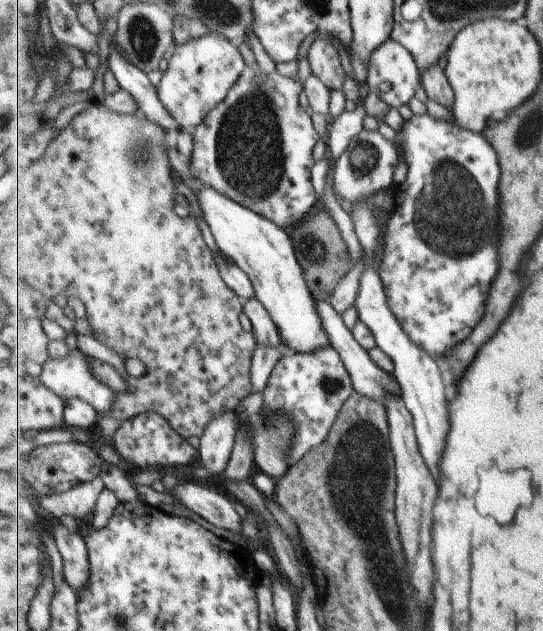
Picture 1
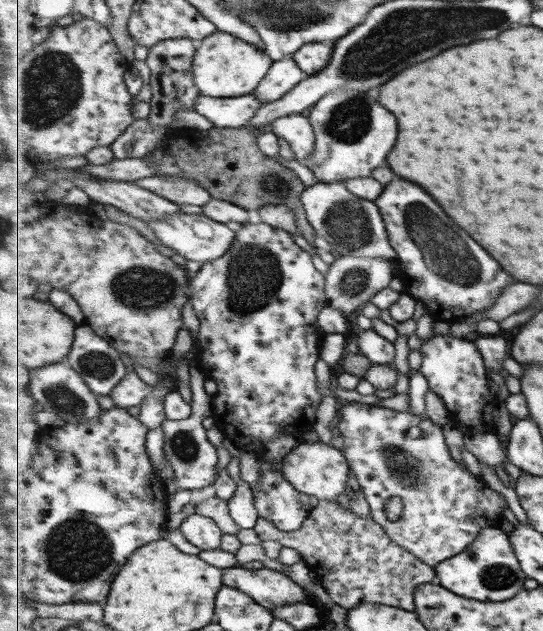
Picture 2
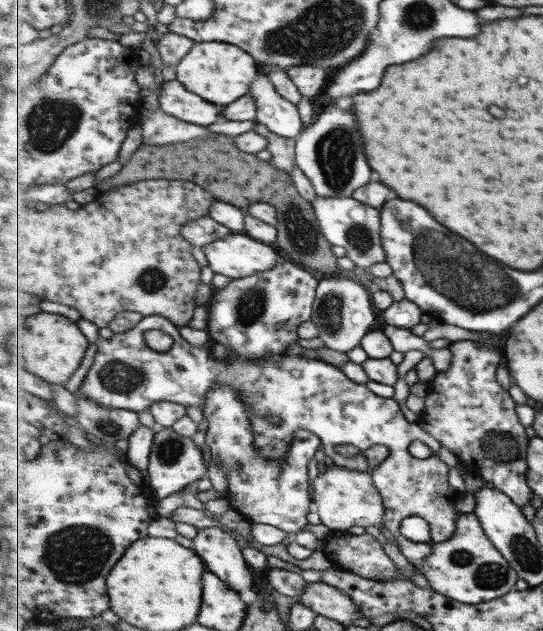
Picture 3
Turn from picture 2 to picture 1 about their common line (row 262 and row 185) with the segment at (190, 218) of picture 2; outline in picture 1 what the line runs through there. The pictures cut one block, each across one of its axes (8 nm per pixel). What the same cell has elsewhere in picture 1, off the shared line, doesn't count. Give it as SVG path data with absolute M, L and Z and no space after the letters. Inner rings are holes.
M201 183L200 192L195 196L200 200L219 250L249 275L256 297L269 311L290 353L316 353L333 346L319 314L318 302L305 282L290 232L223 194L218 188Z

